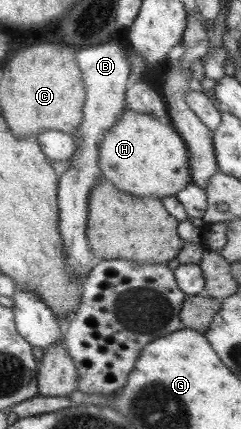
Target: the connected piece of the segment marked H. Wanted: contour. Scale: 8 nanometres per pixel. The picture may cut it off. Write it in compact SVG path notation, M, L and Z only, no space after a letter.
M124 106L122 112L118 112L118 120L114 120L114 124L102 132L102 140L98 140L96 165L104 178L120 192L152 196L160 201L164 196L175 195L191 182L189 155L182 137L171 125Z

